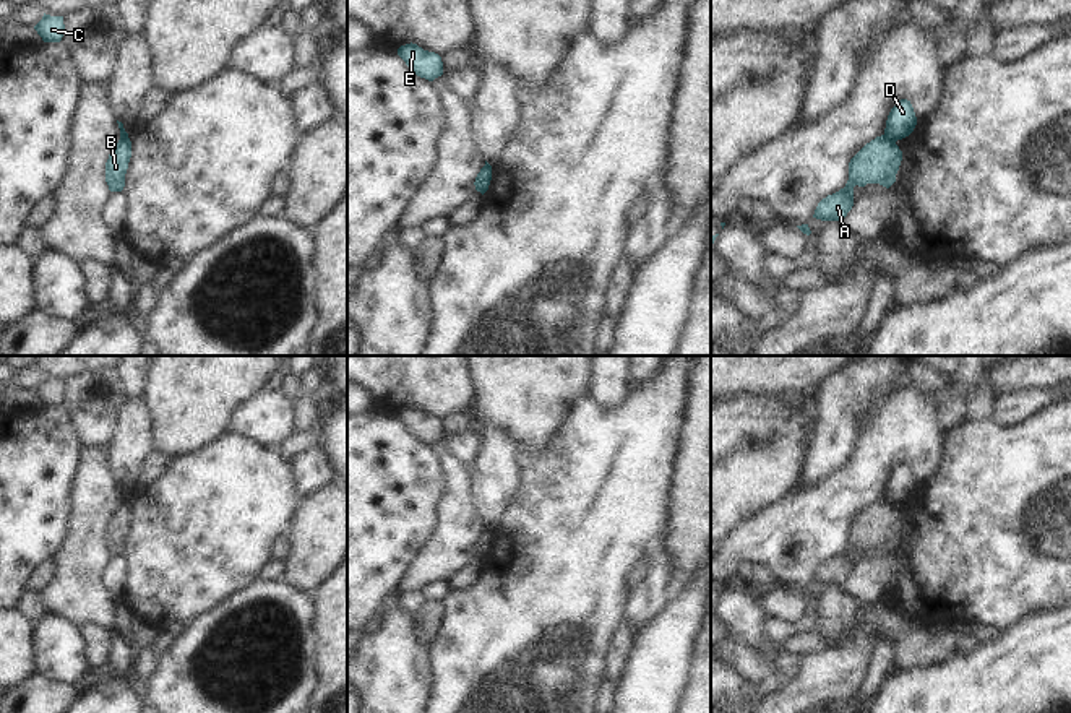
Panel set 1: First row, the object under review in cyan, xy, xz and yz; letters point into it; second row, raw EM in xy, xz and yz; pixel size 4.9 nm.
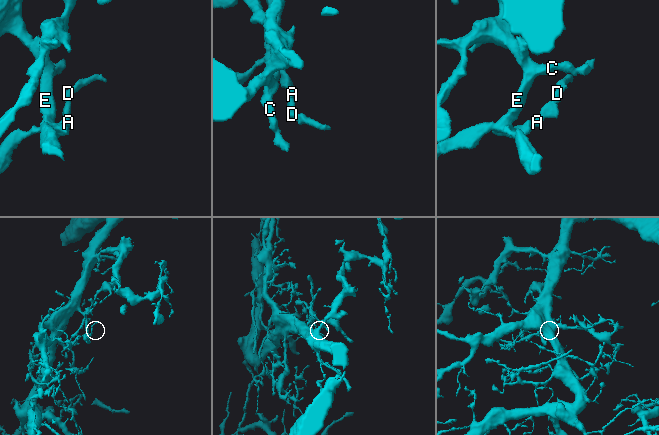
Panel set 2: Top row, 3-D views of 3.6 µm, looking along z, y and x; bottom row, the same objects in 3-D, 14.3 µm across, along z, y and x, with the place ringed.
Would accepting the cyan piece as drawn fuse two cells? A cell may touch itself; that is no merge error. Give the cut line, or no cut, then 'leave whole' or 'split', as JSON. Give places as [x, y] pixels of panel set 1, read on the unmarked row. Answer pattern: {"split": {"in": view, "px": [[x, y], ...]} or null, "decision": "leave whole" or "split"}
{"split": {"in": "yz", "px": [[883, 499], [894, 507]]}, "decision": "split"}

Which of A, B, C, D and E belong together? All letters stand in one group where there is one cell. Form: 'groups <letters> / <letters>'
groups A B C E / D

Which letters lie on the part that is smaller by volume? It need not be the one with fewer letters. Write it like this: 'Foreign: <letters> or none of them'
Foreign: D

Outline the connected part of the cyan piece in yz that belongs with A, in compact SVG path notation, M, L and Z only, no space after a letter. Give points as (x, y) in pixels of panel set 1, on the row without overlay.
M884 499L867 507L849 526L849 544L844 552L823 562L813 581L842 585L854 570L854 551L880 547L889 552L902 525L902 515Z

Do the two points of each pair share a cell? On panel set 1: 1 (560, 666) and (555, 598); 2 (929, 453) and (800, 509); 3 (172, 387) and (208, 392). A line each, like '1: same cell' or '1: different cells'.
1: same cell
2: same cell
3: same cell

